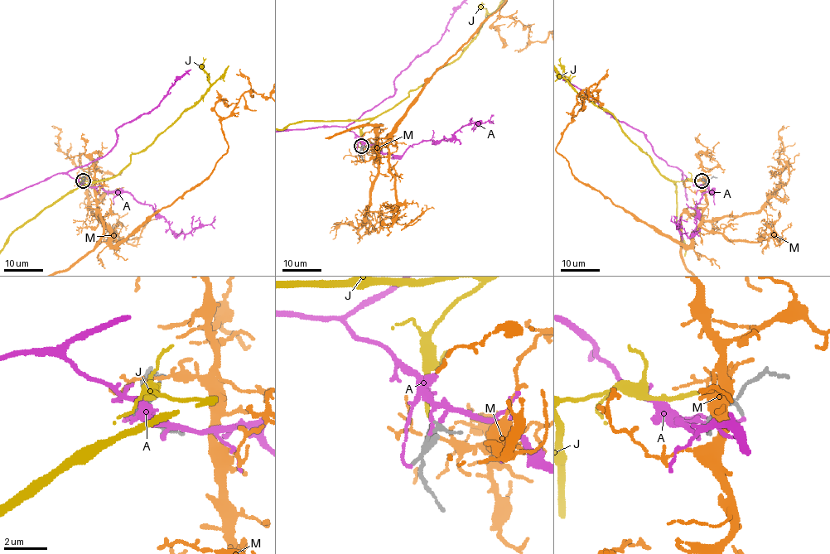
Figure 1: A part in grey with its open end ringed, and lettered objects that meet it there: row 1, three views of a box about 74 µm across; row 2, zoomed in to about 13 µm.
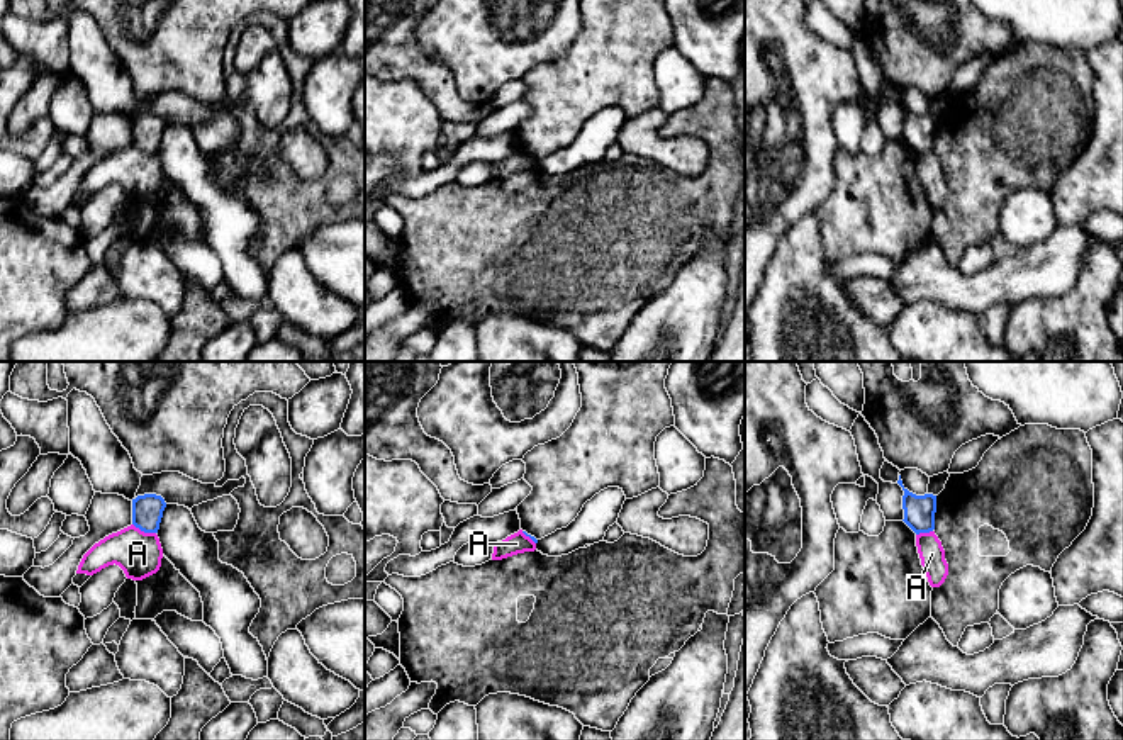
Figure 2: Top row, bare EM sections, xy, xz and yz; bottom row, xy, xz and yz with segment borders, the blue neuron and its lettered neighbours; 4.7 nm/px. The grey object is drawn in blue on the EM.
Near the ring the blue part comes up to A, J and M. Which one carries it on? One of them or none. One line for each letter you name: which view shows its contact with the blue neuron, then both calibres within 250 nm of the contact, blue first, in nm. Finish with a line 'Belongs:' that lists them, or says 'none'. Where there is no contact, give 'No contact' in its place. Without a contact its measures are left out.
J: No contact
Belongs: J

